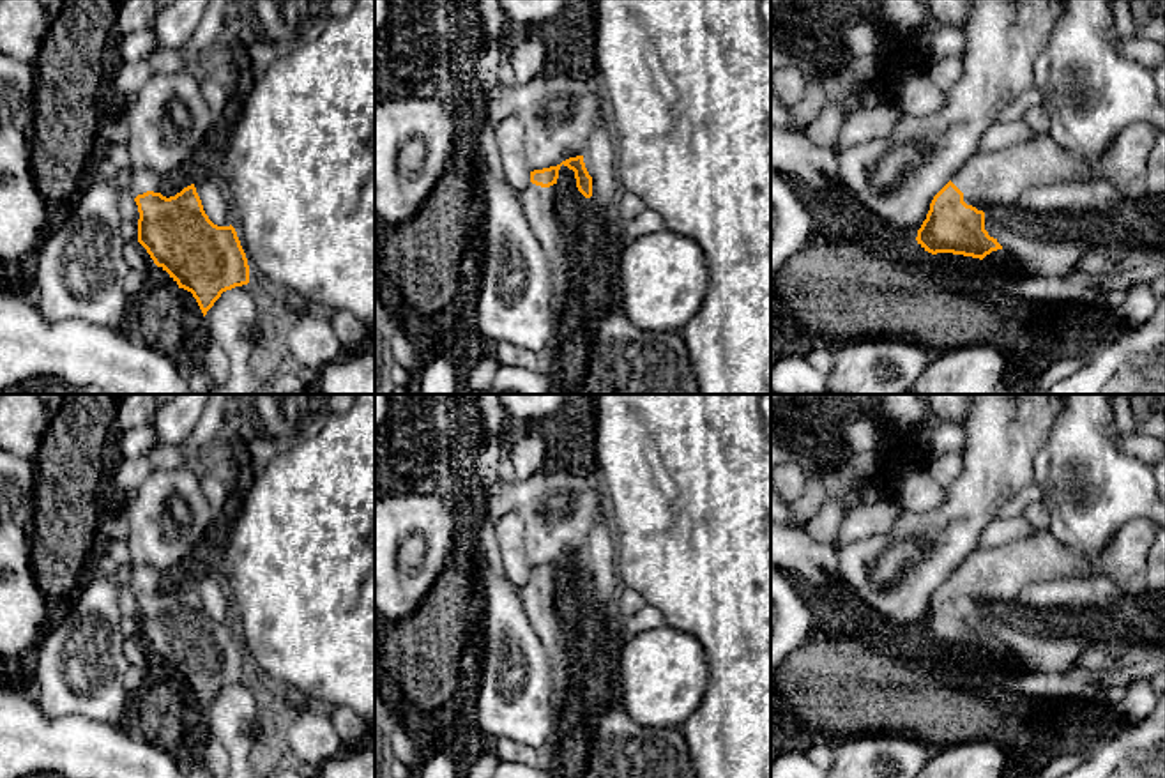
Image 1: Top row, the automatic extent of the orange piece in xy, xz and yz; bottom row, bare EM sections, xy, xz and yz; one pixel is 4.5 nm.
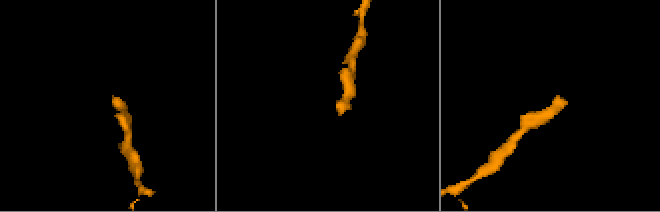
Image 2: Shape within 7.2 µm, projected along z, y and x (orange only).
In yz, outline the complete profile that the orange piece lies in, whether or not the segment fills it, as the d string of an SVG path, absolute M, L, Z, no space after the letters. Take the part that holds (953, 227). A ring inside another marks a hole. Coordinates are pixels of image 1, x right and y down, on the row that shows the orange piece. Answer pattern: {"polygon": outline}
{"polygon": "M1133 122L1096 163L1068 154L1050 133L999 150L974 152L933 196L916 240L932 255L983 260L1002 249L985 230L985 210L1011 203L1029 187L1103 177L1119 191L1135 193L1144 184L1156 133L1154 122Z"}

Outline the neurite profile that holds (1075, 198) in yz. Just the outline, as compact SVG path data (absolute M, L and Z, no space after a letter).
M1107 179L1034 186L1008 203L1011 209L1032 214L1068 214L1073 219L1084 214L1105 212L1116 207L1126 193Z

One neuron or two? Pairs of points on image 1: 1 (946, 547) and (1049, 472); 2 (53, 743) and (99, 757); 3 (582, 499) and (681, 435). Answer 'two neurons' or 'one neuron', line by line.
1: two neurons
2: one neuron
3: two neurons

